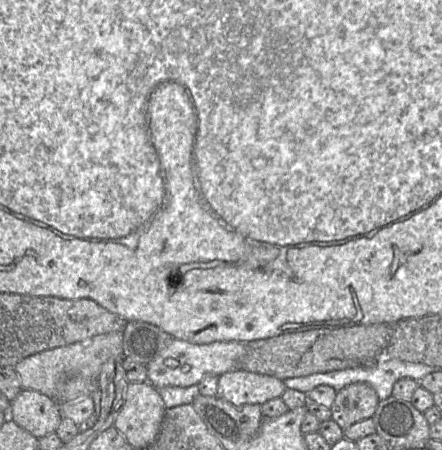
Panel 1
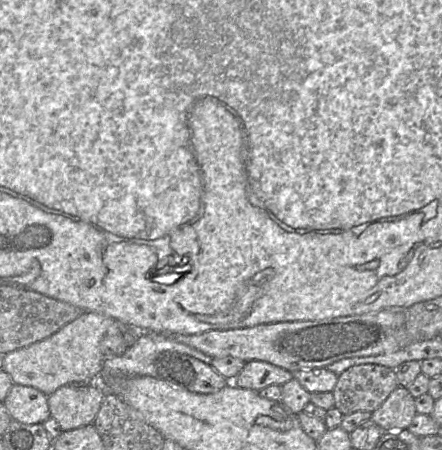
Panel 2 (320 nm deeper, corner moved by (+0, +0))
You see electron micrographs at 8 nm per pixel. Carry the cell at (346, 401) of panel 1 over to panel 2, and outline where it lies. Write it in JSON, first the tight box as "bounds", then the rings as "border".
{"bounds":[332,364,399,415],"border":[[[377,364],[355,365],[338,376],[336,385],[332,391],[334,407],[343,415],[354,412],[370,412],[376,410],[399,386],[395,369],[390,369]]]}

